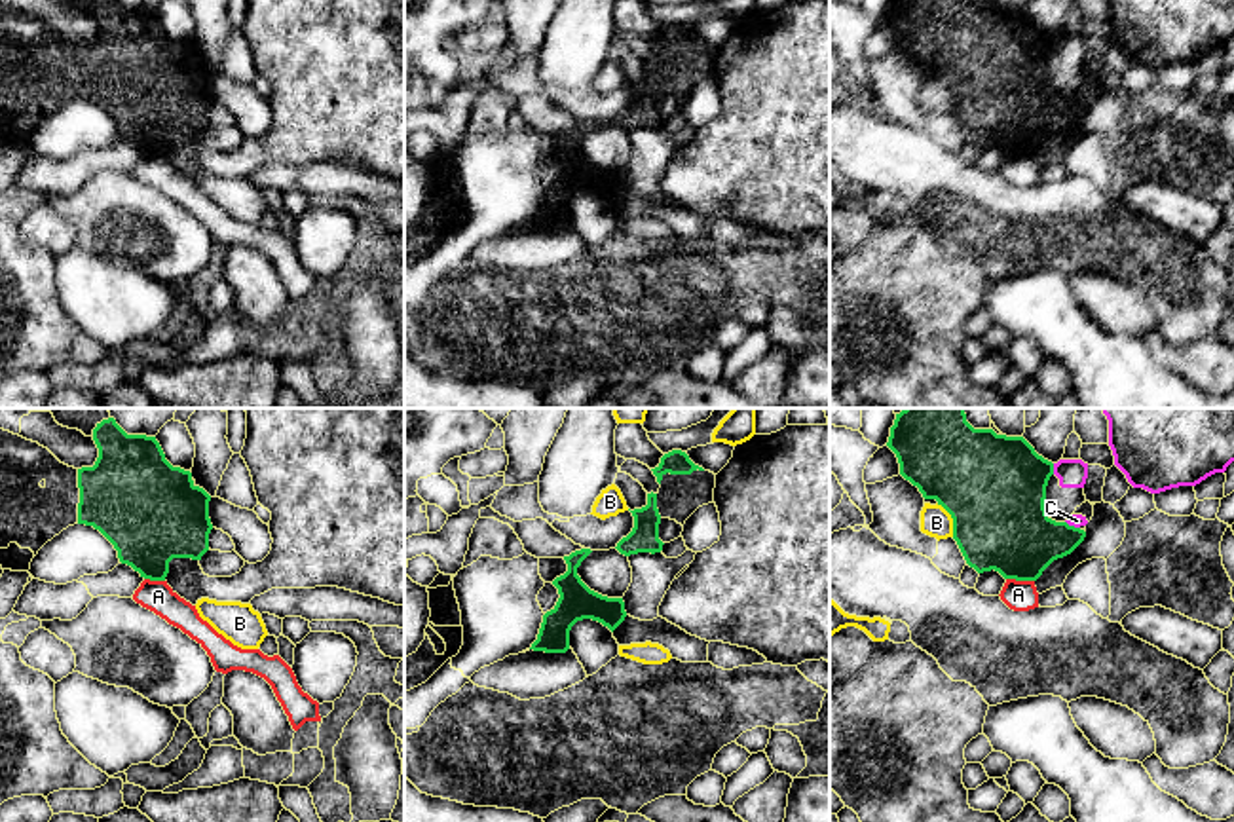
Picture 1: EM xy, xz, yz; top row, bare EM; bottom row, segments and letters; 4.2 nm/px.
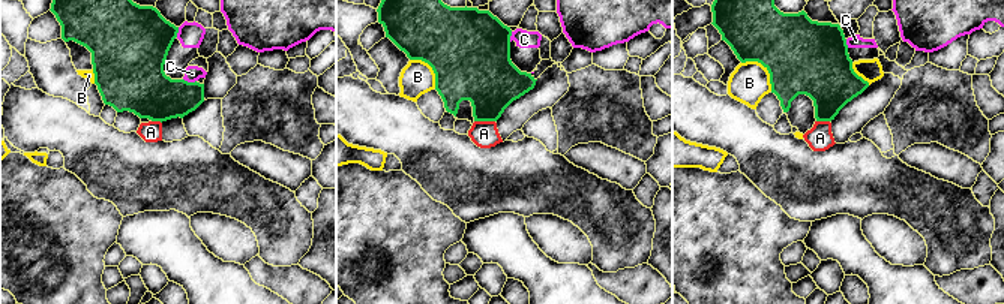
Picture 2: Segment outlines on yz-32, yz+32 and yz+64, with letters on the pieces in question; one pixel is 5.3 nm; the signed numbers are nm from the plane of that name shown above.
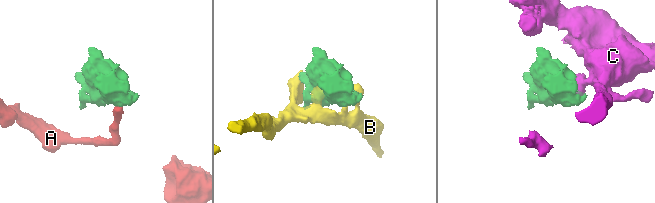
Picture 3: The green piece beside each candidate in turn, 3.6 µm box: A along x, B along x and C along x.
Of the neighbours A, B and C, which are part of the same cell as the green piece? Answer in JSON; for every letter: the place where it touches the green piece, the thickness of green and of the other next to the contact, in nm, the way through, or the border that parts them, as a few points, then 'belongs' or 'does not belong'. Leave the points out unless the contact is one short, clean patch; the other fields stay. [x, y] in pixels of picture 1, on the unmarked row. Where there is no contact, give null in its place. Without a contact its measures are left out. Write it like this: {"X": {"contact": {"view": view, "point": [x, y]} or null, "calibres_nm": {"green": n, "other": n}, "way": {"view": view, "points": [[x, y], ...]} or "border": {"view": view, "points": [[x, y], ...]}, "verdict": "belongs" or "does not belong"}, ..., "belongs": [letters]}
{"A": {"contact": {"view": "yz", "point": [1020, 154]}, "calibres_nm": {"green": 380, "other": 130}, "verdict": "does not belong"}, "B": {"contact": {"view": "yz", "point": [952, 92]}, "calibres_nm": {"green": 440, "other": 130}, "verdict": "does not belong"}, "C": {"contact": {"view": "yz", "point": [1073, 101]}, "calibres_nm": {"green": 320, "other": 60}, "border": {"view": "yz", "points": [[1065, 95], [1079, 103]]}, "verdict": "does not belong"}, "belongs": []}

